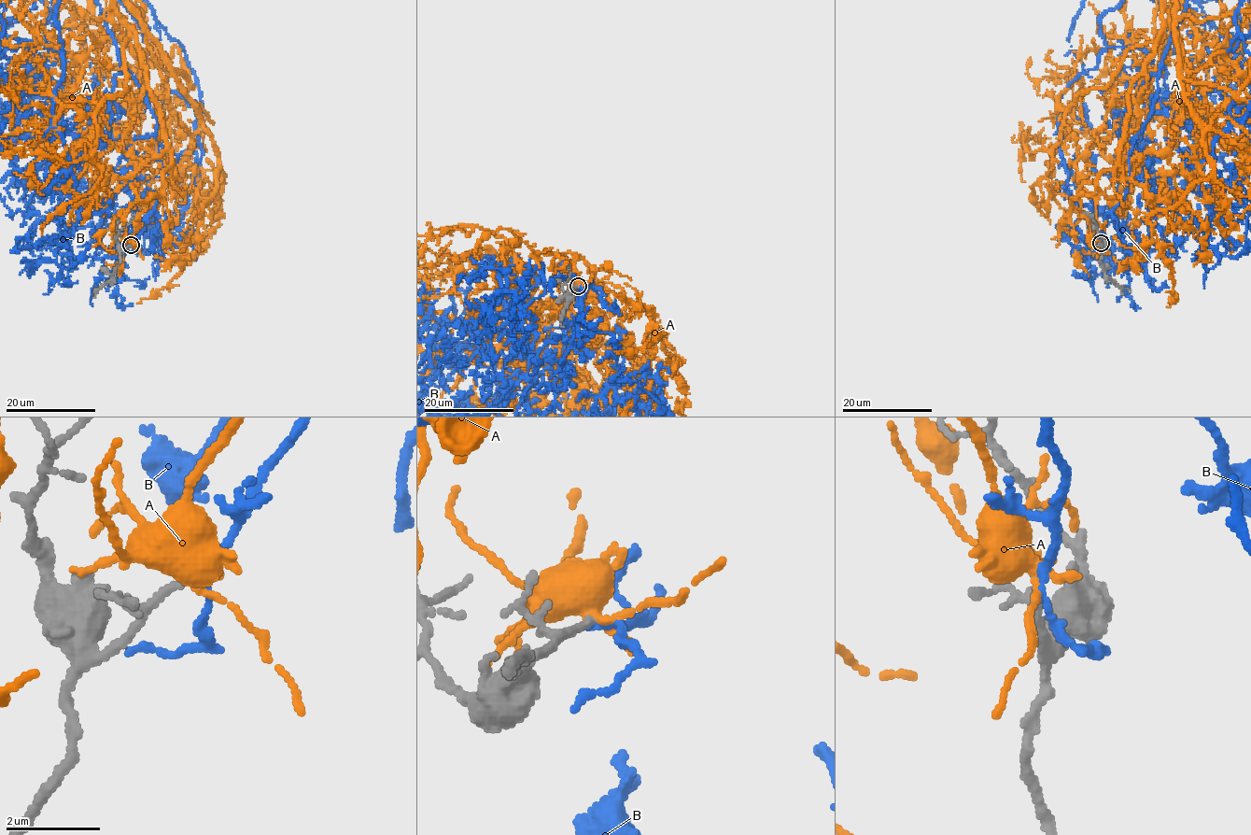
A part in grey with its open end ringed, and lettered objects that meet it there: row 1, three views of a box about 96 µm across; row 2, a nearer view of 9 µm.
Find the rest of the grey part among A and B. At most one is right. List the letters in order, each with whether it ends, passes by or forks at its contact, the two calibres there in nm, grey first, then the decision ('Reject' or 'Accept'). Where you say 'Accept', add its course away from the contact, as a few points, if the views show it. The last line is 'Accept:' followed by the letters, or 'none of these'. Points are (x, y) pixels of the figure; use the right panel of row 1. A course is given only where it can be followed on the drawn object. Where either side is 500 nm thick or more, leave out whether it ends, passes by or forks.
A: It passes by. Thickness 170 nm (grey) against 440 nm. Reject
B: It passes by. Thickness 130 nm (grey) against 140 nm. Accept
Accept: B

